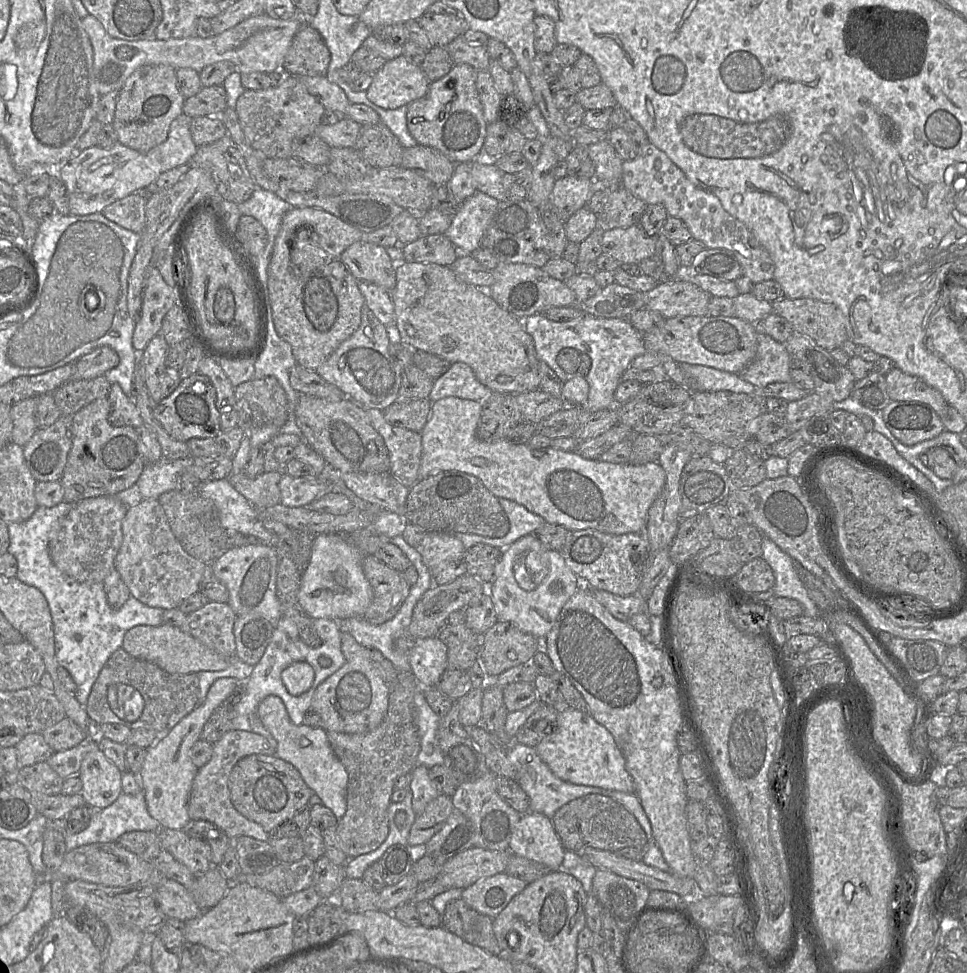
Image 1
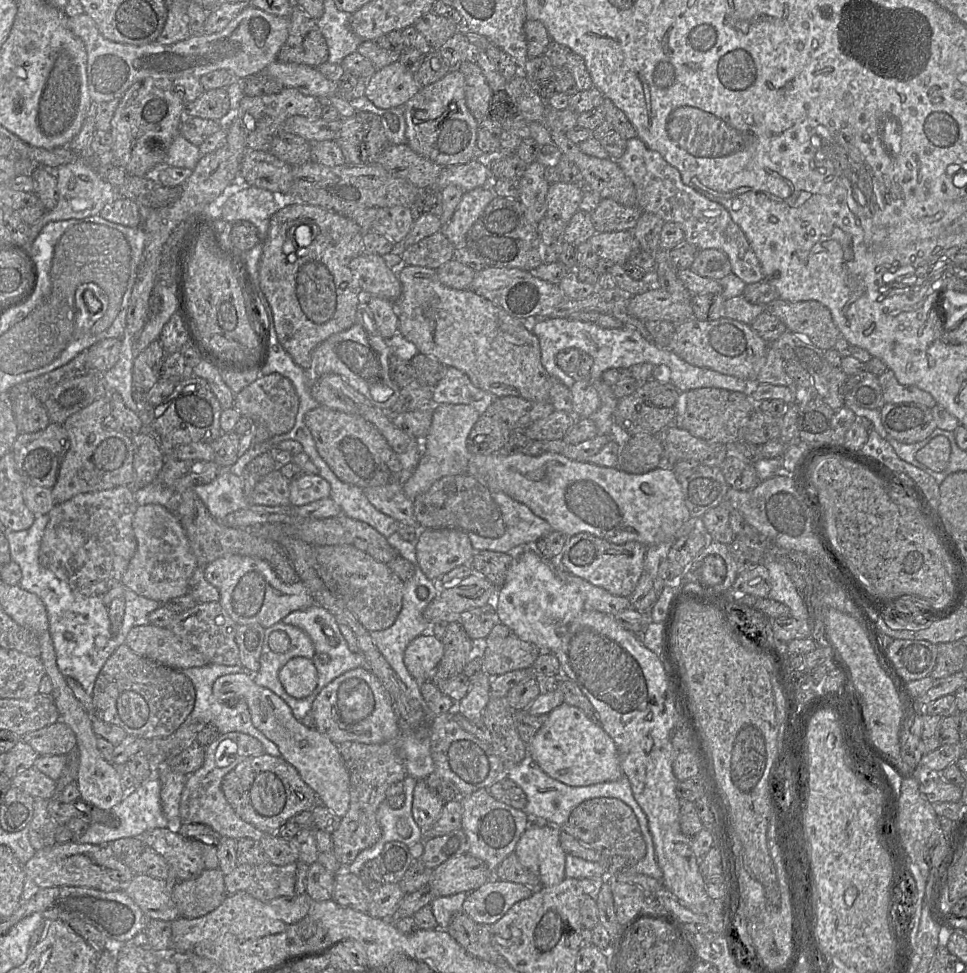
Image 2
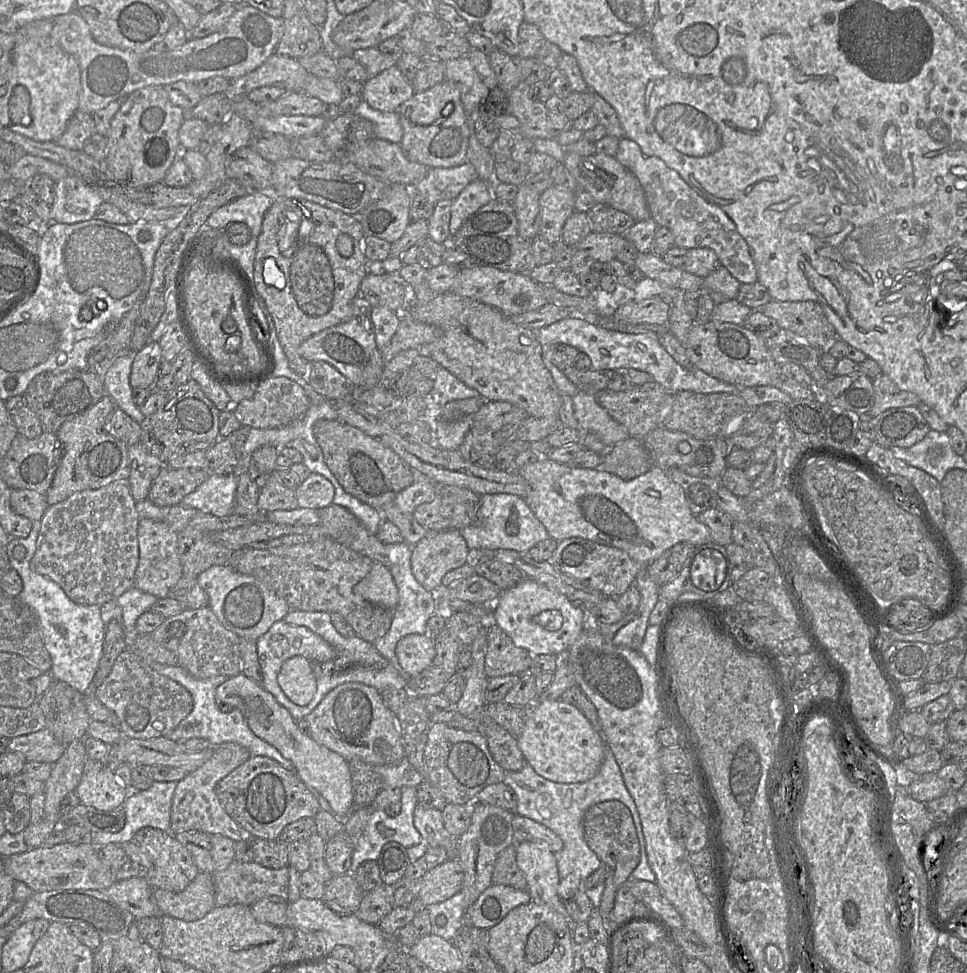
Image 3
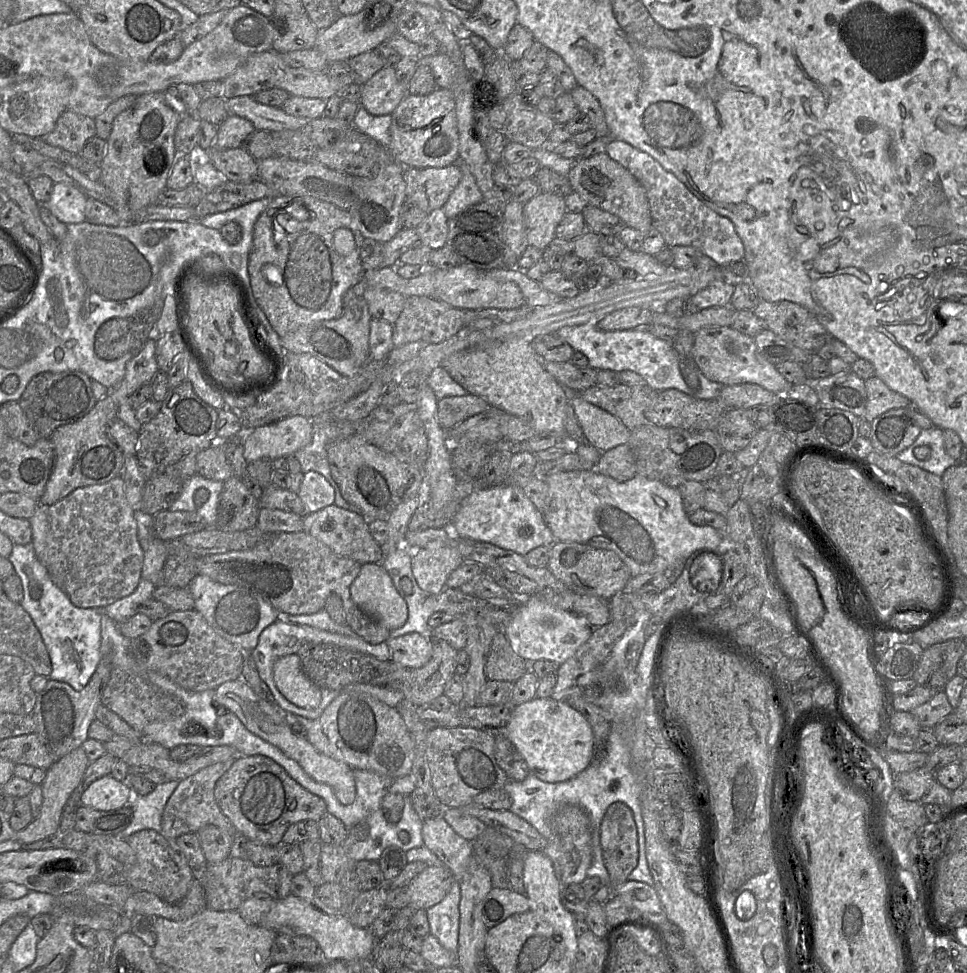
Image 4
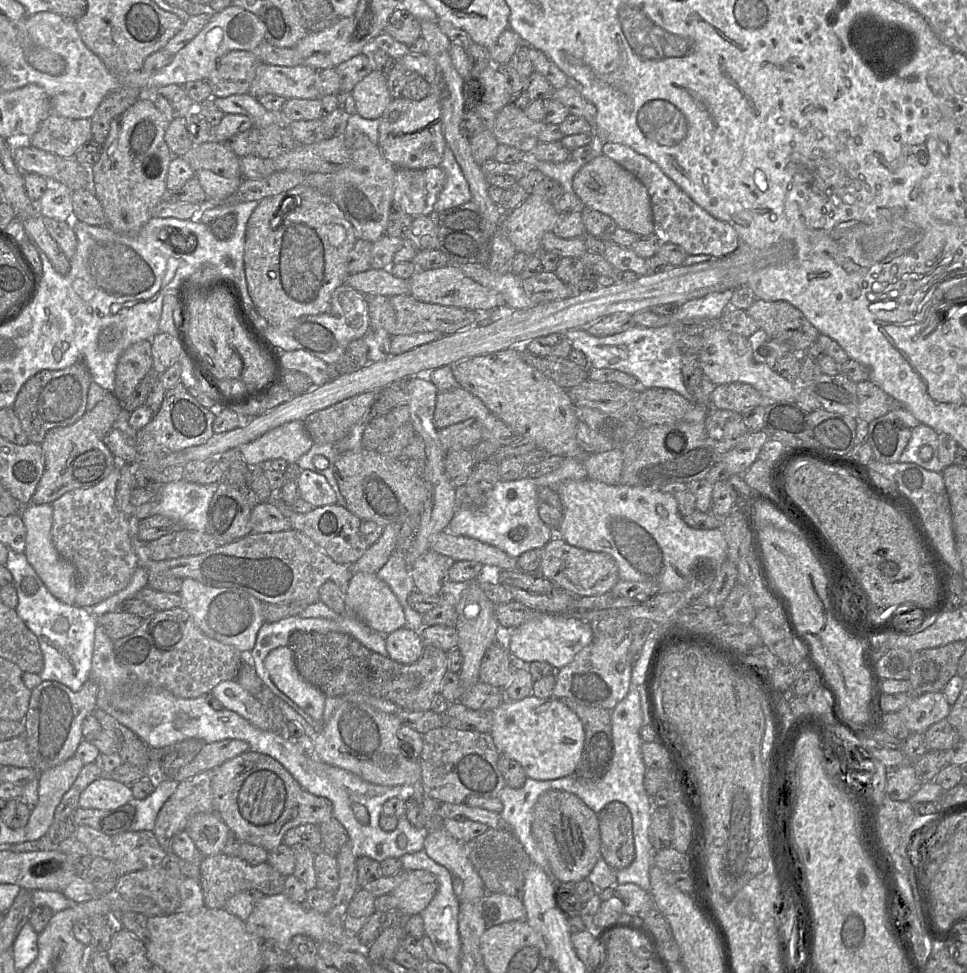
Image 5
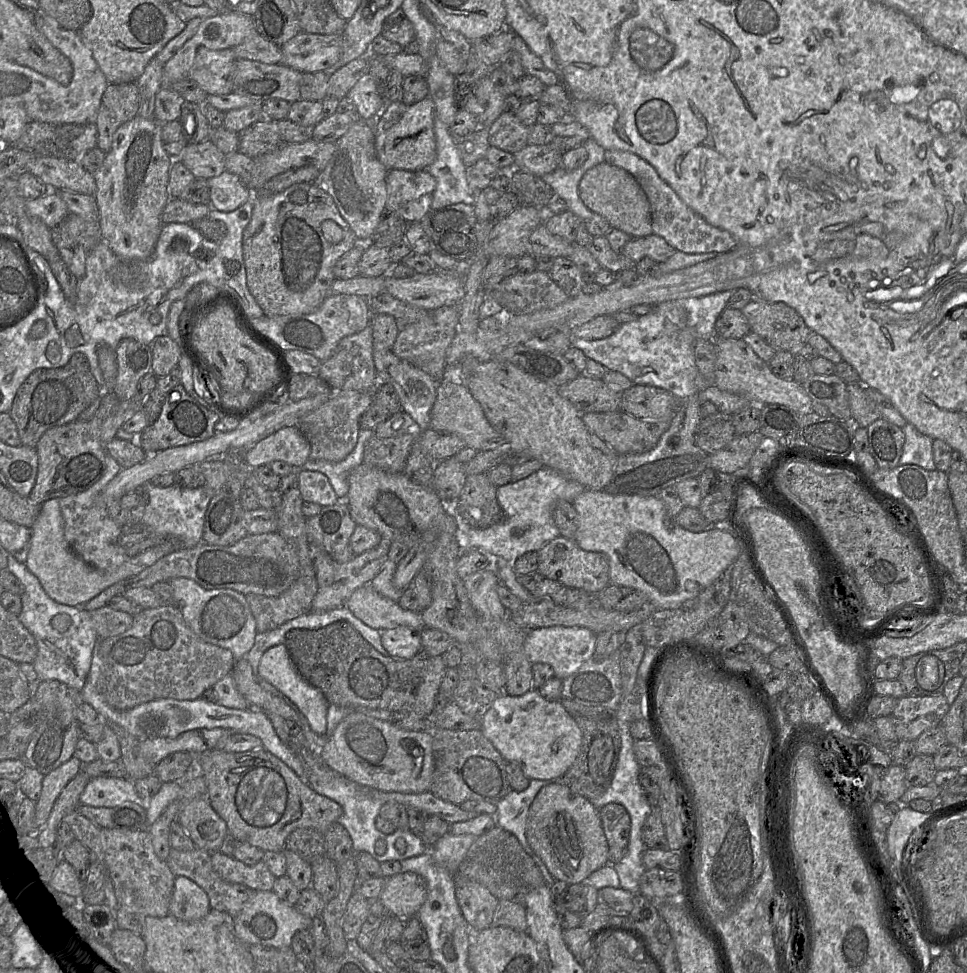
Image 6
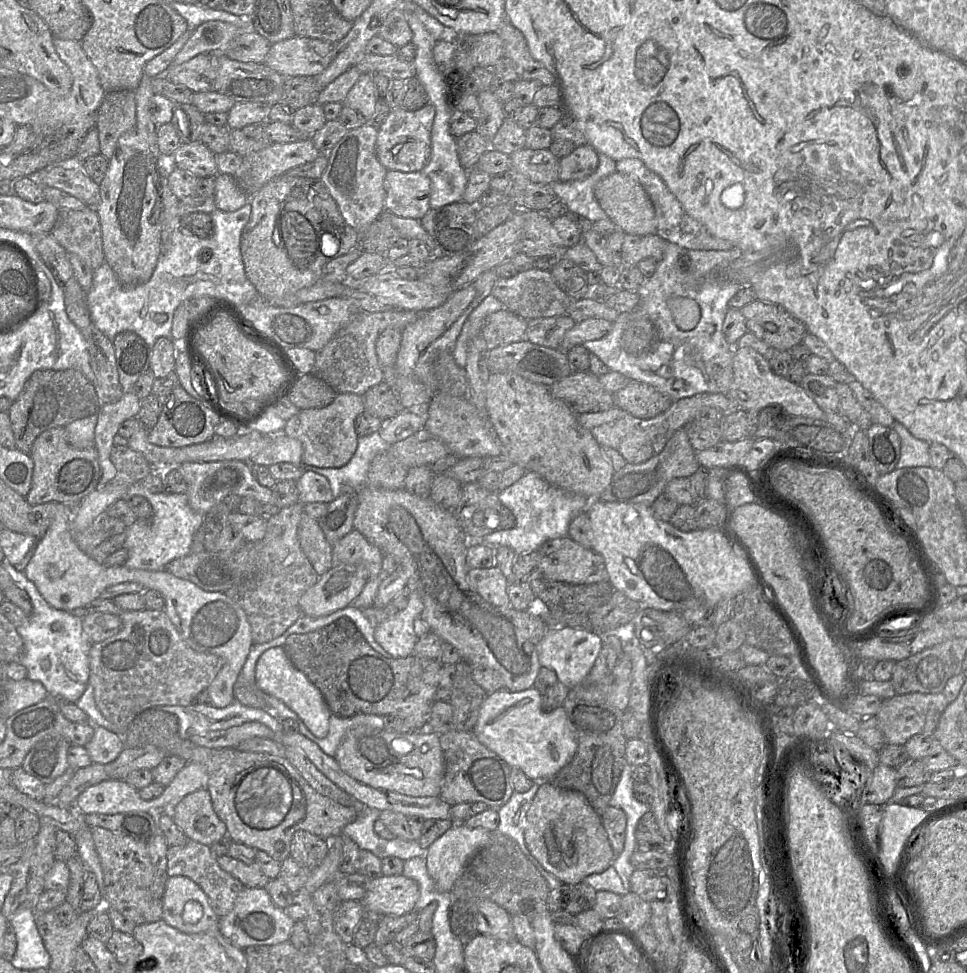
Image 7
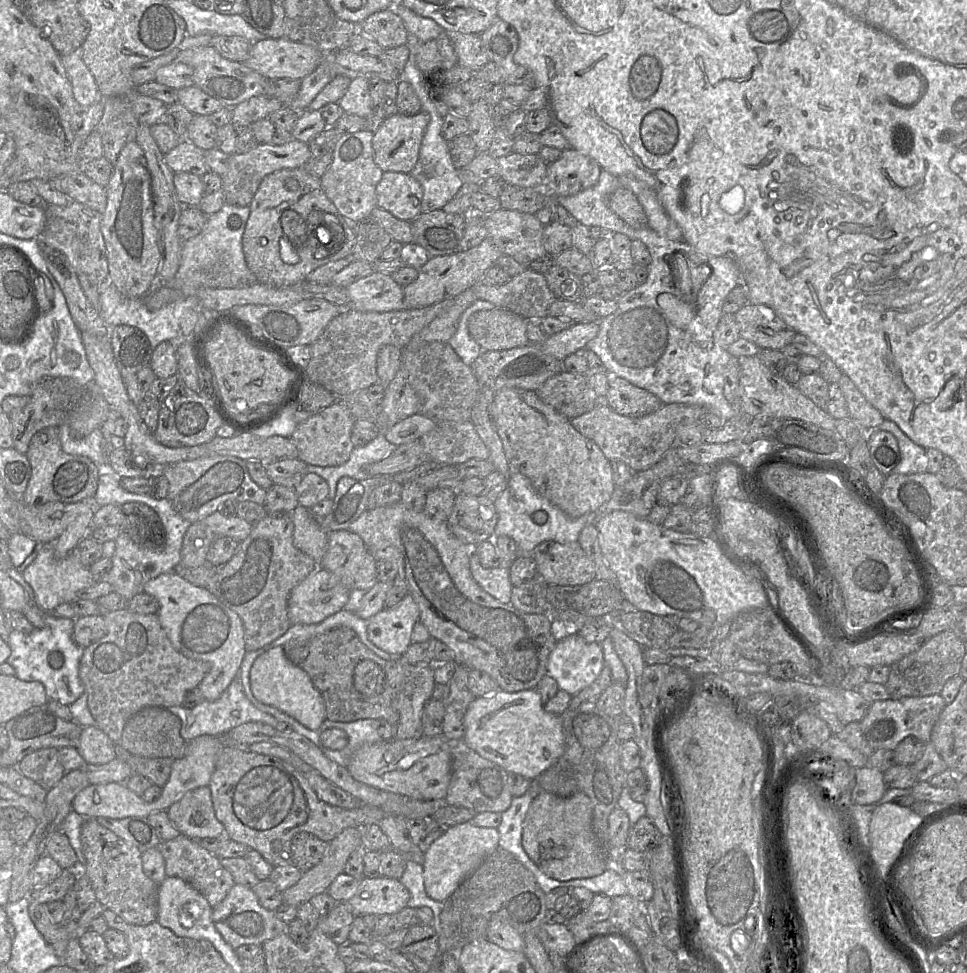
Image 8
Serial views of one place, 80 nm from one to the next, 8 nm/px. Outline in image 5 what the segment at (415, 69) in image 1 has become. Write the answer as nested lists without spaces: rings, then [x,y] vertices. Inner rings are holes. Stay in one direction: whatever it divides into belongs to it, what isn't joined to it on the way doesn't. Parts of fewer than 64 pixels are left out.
[[[373,70],[351,91],[356,113],[365,119],[380,119],[393,99],[387,87],[387,74]]]

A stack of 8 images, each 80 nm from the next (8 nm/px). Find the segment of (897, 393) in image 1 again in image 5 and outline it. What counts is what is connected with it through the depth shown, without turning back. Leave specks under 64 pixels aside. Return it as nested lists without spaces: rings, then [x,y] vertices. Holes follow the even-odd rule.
[[[870,380],[857,383],[858,419],[866,422],[885,415],[894,405],[901,405]]]

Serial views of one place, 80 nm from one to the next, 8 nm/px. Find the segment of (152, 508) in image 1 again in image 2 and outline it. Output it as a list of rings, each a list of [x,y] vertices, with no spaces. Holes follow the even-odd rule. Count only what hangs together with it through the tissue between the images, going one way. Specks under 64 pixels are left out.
[[[160,504],[142,505],[138,506],[134,513],[132,527],[137,541],[137,549],[122,576],[121,582],[125,588],[130,589],[139,596],[158,601],[161,604],[186,595],[189,580],[198,565],[178,516]]]

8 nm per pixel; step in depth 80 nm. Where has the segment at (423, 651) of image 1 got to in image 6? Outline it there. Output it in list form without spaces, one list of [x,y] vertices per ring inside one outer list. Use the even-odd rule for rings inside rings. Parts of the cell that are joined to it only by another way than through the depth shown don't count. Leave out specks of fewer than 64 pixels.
[[[407,626],[381,631],[381,642],[394,659],[411,659],[422,650],[420,631]]]

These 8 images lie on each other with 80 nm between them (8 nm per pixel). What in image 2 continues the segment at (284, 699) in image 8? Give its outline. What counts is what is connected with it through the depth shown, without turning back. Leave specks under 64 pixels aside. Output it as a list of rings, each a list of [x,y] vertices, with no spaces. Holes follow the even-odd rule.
[[[295,657],[280,669],[279,680],[288,695],[302,699],[313,693],[318,675],[311,659]]]

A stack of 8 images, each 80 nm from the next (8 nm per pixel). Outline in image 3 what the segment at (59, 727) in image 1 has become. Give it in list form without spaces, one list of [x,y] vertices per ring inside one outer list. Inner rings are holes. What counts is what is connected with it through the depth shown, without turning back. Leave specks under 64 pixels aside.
[[[42,729],[11,738],[6,751],[21,753],[27,762],[54,764],[65,752],[67,745],[55,738],[51,731]]]

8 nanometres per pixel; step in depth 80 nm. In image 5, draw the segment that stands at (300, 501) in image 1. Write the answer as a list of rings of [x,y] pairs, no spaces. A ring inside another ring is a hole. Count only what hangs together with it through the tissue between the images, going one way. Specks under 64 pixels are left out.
[[[302,470],[297,486],[299,498],[310,503],[314,508],[333,505],[336,503],[336,495],[327,479],[311,470]]]

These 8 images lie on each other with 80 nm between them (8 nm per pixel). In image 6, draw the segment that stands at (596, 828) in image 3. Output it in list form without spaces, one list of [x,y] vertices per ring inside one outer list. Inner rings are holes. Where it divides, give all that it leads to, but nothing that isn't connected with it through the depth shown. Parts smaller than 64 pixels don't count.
[[[608,803],[599,809],[599,816],[608,843],[608,863],[619,863],[628,850],[631,819],[626,808]]]

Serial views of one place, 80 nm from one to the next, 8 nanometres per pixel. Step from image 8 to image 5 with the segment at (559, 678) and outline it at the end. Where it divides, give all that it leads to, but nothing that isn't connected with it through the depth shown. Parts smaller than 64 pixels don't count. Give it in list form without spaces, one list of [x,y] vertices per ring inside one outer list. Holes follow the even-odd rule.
[[[541,613],[517,628],[510,631],[503,630],[503,634],[509,634],[509,651],[516,664],[528,665],[534,661],[544,661],[559,670],[593,641],[595,627],[587,621],[570,615]]]

